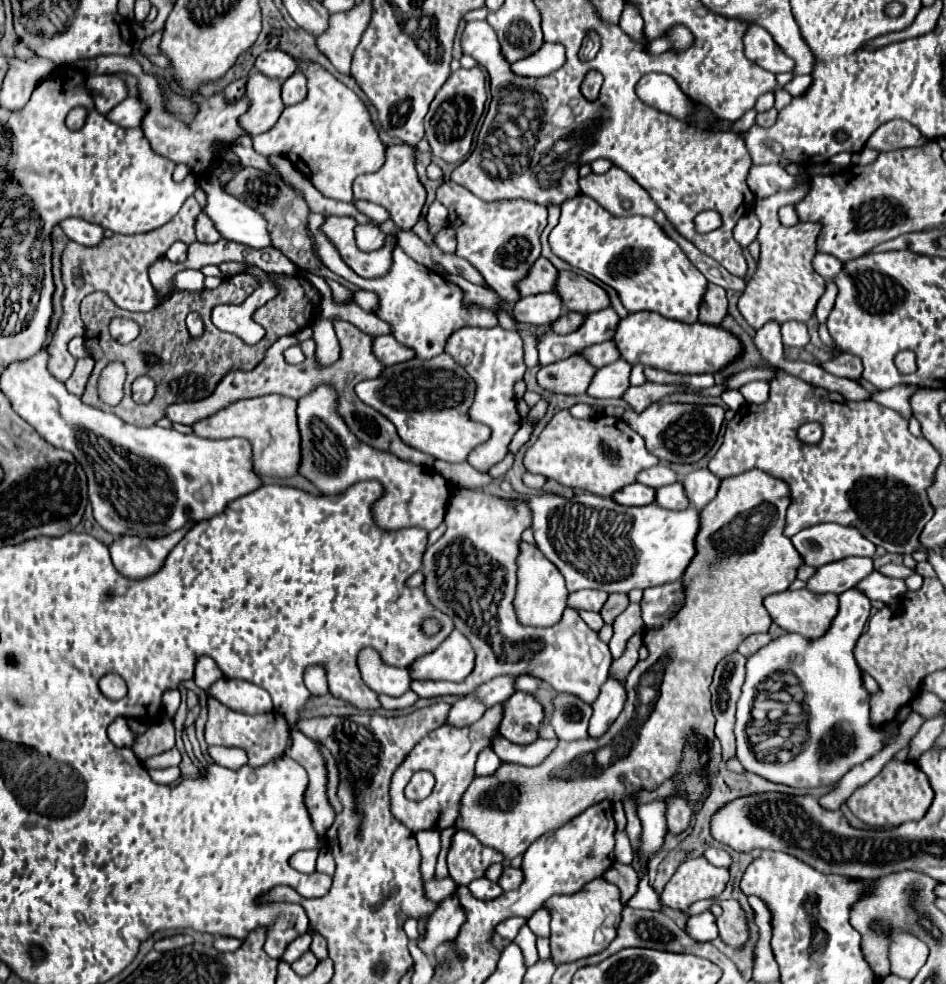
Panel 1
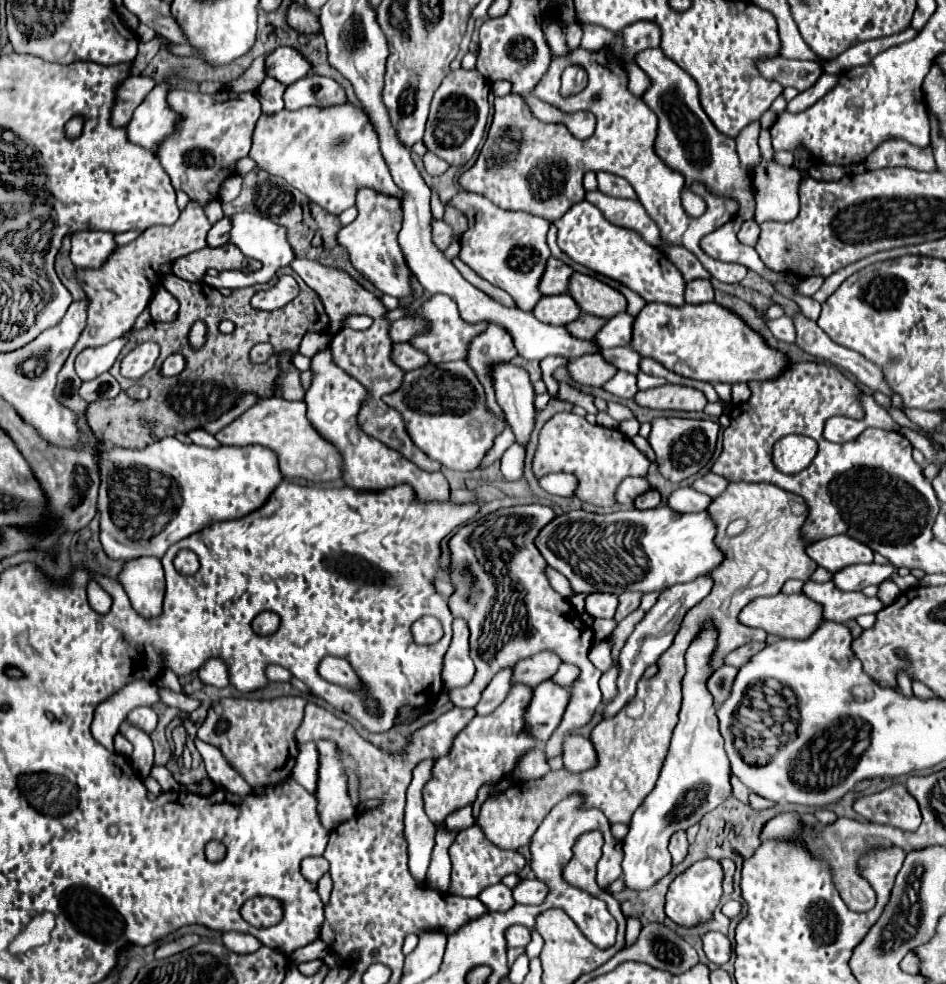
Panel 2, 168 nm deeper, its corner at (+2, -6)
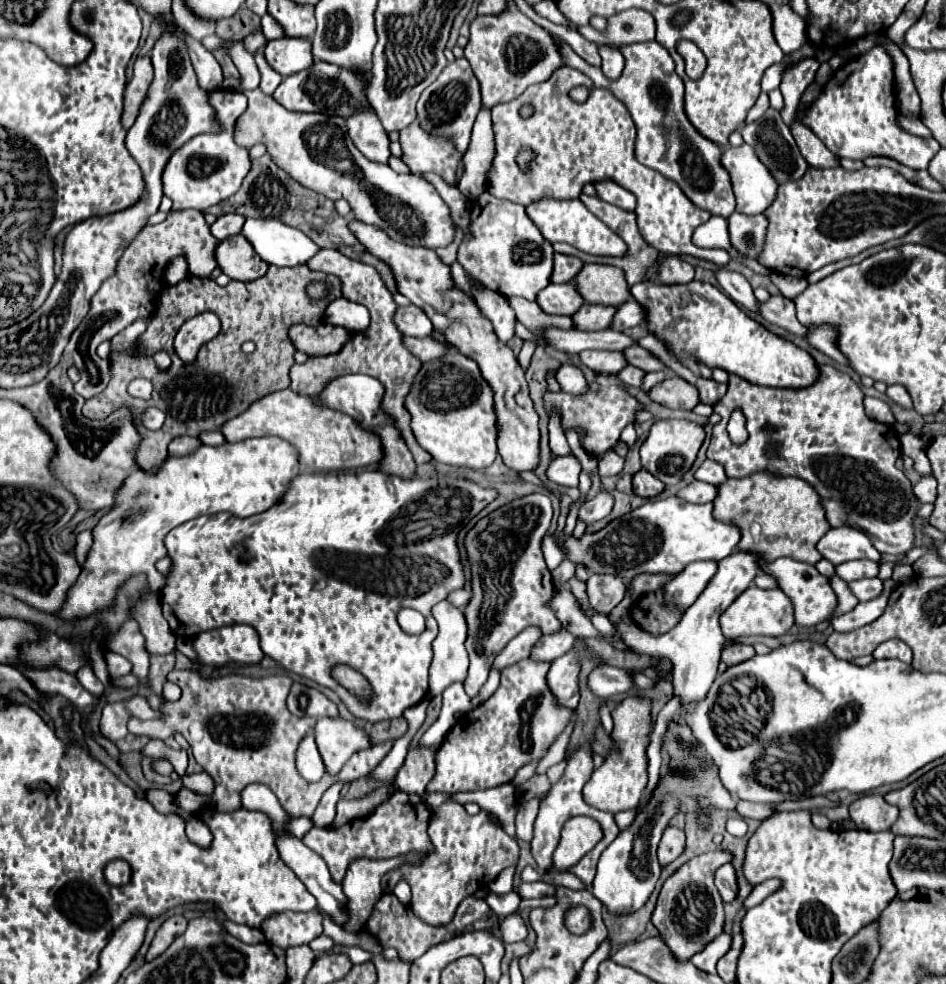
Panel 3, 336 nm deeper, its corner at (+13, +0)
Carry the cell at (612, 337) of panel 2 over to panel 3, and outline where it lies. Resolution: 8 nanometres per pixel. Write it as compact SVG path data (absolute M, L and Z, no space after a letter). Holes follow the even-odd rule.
M631 298L627 300L625 304L621 304L617 308L617 314L615 314L615 320L611 322L611 330L617 330L617 332L623 332L627 328L633 328L633 326L639 326L645 322L645 312L643 308Z

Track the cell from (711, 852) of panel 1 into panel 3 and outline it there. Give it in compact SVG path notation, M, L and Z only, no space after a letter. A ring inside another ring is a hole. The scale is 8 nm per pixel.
M723 864L715 872L715 886L725 902L731 902L737 894L737 882L735 882L735 870L731 864Z

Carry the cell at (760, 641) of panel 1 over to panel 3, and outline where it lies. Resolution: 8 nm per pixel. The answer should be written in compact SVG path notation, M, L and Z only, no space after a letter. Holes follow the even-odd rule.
M733 644L733 646L727 646L721 654L721 660L727 664L727 666L733 666L733 664L739 664L743 660L749 660L751 656L755 656L755 650L753 646L741 646L741 644Z

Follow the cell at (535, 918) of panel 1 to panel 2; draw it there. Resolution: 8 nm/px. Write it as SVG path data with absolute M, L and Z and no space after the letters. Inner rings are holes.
M534 930L534 932L532 932L532 942L530 942L528 948L526 948L526 956L528 956L530 960L536 958L536 956L540 954L540 950L542 950L542 944L544 944L544 942L542 942L542 936Z

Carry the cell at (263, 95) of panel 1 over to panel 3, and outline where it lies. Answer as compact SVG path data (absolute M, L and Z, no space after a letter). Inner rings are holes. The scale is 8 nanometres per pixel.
M259 50L257 56L255 56L255 62L259 66L259 74L261 74L261 84L259 84L259 90L263 90L267 96L271 96L275 92L275 88L281 84L283 76L277 74L275 70L271 70L271 66L265 62L263 58L263 52Z

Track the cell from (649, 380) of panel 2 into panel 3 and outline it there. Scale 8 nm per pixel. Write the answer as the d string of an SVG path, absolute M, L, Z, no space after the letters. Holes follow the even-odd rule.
M647 372L647 374L645 374L645 378L643 378L643 384L641 384L641 390L649 392L649 388L651 388L651 386L655 386L655 384L659 384L665 376L667 376L665 372Z

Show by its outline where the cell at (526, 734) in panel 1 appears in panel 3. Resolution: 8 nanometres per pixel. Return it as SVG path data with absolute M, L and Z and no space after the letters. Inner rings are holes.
M567 652L565 656L551 662L551 668L547 672L547 686L551 688L551 694L555 696L557 704L563 704L563 708L577 708L579 702L579 662L573 652Z

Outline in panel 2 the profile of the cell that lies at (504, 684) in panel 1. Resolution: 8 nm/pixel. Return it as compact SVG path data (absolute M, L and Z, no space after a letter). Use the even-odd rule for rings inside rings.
M544 650L538 652L530 658L524 658L516 664L514 670L514 684L516 682L526 682L526 686L538 686L538 682L544 682L546 678L552 678L558 670L558 666L562 664L560 656Z

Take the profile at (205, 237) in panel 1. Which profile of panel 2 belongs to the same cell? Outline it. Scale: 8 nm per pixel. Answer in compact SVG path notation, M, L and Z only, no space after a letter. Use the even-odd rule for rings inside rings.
M222 218L220 222L216 222L208 232L208 246L224 246L230 240L230 228L232 228L230 218Z

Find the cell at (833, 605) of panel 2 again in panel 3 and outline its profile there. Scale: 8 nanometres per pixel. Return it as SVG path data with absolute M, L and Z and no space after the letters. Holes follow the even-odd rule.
M777 558L771 564L765 564L763 570L777 578L779 588L791 598L795 608L795 622L799 626L813 626L819 622L825 622L833 616L833 610L837 608L837 594L833 592L829 578L821 576L811 564L797 562L793 558Z

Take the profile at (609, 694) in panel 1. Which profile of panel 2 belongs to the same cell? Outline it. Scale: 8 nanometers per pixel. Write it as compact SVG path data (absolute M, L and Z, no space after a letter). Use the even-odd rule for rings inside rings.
M702 574L702 576L698 576L692 582L684 582L684 584L670 586L670 588L666 588L660 594L656 606L650 612L646 612L644 620L636 626L636 630L628 636L628 640L622 646L622 652L620 652L620 676L618 676L618 696L610 704L604 706L604 716L614 716L616 712L620 712L626 706L626 702L630 698L634 698L636 684L642 678L644 670L650 664L656 664L656 660L660 658L660 654L674 642L674 636L680 630L682 618L686 616L686 612L690 608L694 608L698 602L702 602L710 594L712 584L714 582L712 582L710 574Z

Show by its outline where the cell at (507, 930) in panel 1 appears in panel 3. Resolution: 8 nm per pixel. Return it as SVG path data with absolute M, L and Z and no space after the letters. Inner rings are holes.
M507 916L499 922L499 936L503 942L521 942L527 936L527 926L521 916Z

